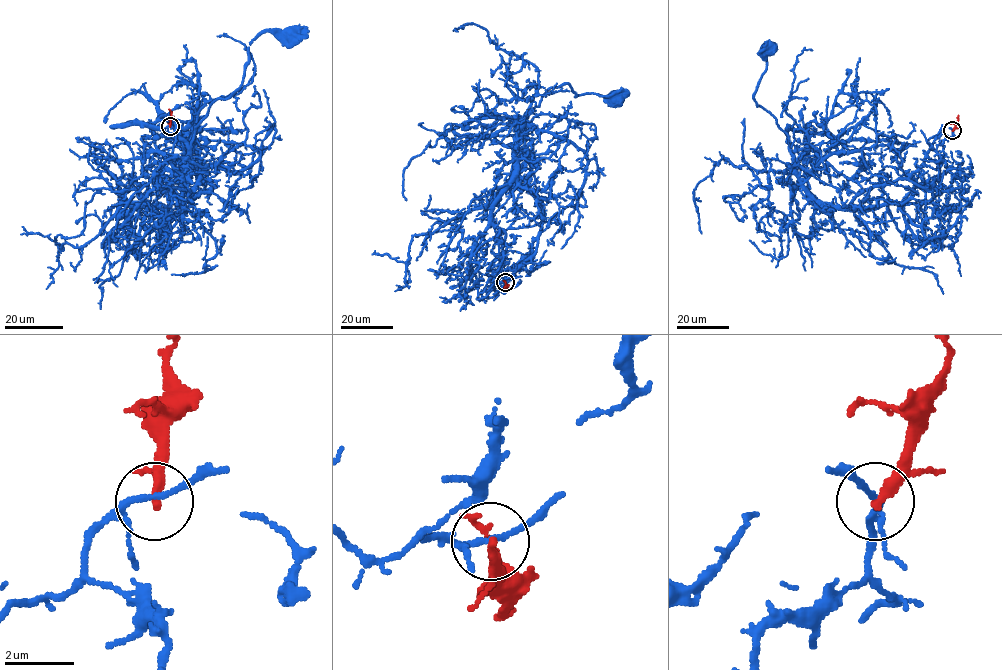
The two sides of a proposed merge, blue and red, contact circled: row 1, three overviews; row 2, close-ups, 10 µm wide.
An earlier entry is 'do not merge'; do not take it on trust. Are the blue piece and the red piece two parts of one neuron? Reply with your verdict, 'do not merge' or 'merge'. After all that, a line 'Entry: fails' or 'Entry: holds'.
do not merge
Entry: holds

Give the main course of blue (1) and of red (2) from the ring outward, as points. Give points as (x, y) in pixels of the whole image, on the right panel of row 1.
1: (953, 130), (907, 178), (862, 190), (845, 206), (816, 201), (798, 175), (788, 135), (753, 95), (767, 47)
2: (953, 130), (958, 115)

